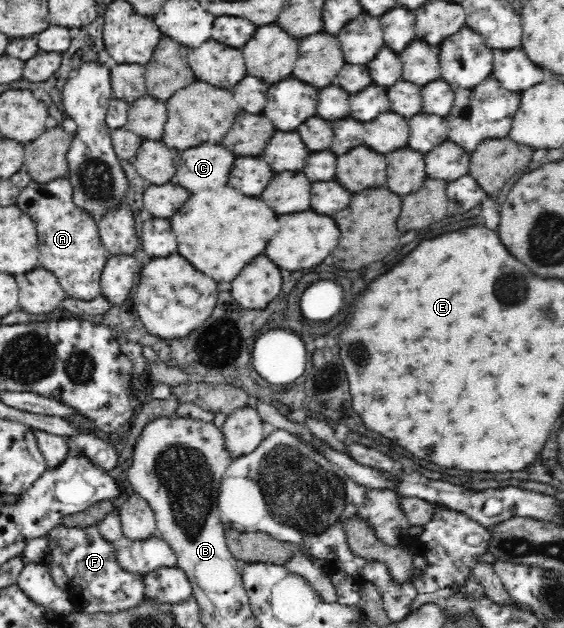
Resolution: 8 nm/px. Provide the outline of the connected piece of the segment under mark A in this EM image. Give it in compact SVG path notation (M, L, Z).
M67 176L44 184L31 179L19 192L16 205L35 221L41 239L41 265L57 275L66 297L92 301L102 295L100 278L109 255L100 240L97 219L75 206L72 195L73 186Z

